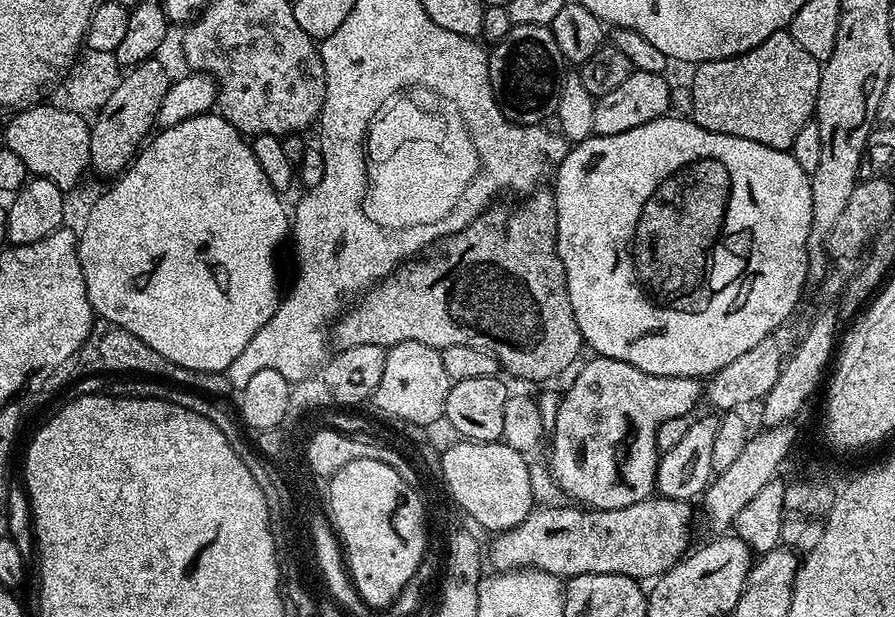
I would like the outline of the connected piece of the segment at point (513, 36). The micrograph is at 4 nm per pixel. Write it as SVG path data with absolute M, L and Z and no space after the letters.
M515 25L502 42L495 44L488 58L496 105L504 117L515 124L544 124L547 116L548 119L555 117L565 68L564 55L558 50L558 42L554 42L551 27Z

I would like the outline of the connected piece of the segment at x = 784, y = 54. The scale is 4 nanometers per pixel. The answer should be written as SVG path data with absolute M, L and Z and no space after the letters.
M787 30L770 34L754 50L721 60L707 60L695 65L692 76L692 112L690 119L698 126L718 134L730 134L738 138L750 138L750 142L762 142L762 146L777 148L783 152L791 149L798 130L813 119L820 85L821 61L810 58Z

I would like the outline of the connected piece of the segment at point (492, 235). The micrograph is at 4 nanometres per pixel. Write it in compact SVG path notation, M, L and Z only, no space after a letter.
M540 186L523 199L513 208L489 207L477 220L470 222L470 226L439 241L440 256L409 259L367 289L366 295L360 298L365 300L358 301L353 308L351 305L337 319L335 347L373 344L387 350L398 342L411 340L439 349L474 346L474 350L486 350L505 373L508 371L520 380L552 380L568 367L571 369L581 359L580 348L585 347L585 342L570 306L566 270L556 245L556 197Z

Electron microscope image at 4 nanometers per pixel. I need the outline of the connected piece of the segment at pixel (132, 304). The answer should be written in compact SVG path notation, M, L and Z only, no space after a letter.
M219 114L195 116L186 122L178 122L178 126L159 129L139 149L138 155L116 184L105 196L96 200L96 205L88 212L84 220L84 229L78 232L80 249L80 265L86 278L86 294L92 303L92 311L101 320L109 320L122 330L130 330L134 338L142 338L150 350L158 350L162 358L170 358L183 368L199 372L227 373L230 362L246 350L246 342L270 322L276 307L282 299L282 287L276 281L276 247L279 246L290 232L290 212L284 209L281 193L277 192L270 182L266 182L266 174L258 167L258 158L254 158L254 150L243 132L239 132L229 120Z

